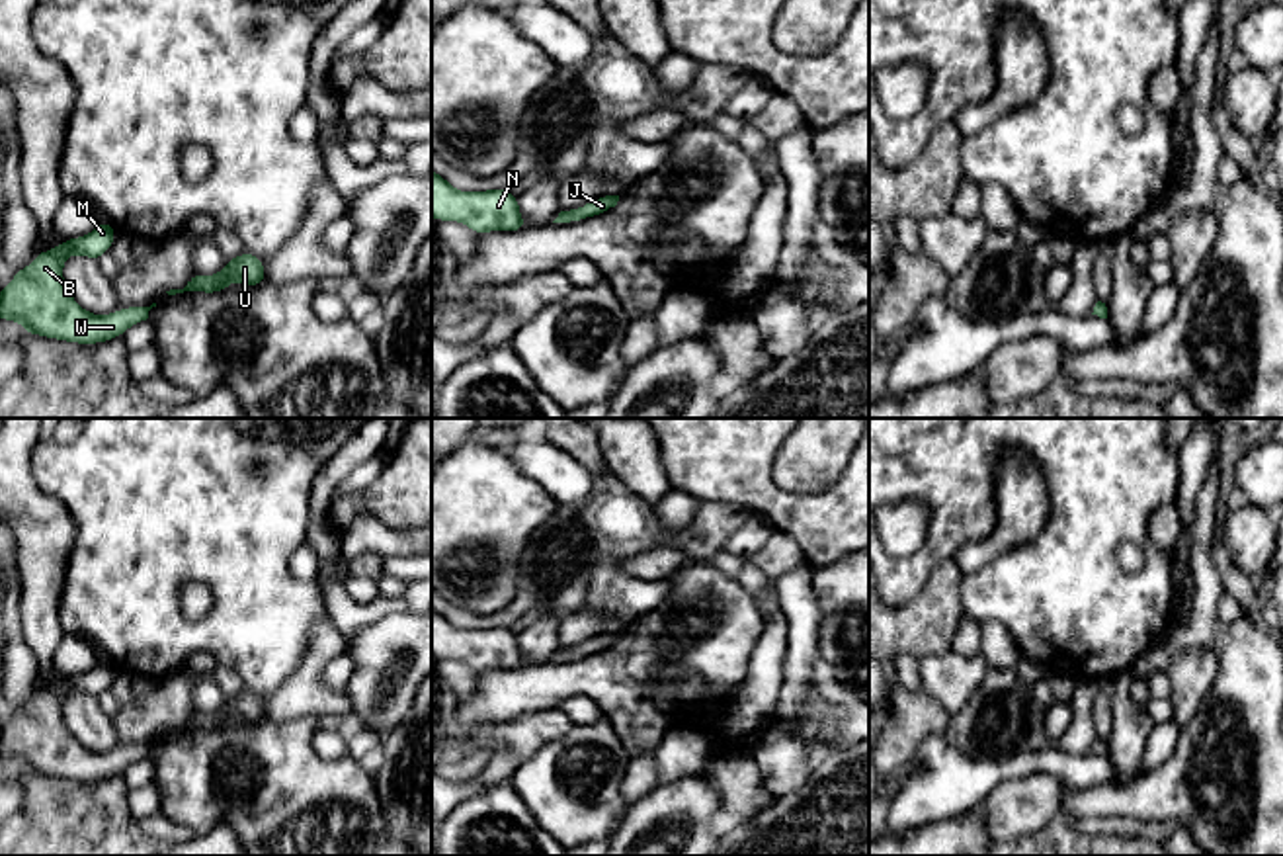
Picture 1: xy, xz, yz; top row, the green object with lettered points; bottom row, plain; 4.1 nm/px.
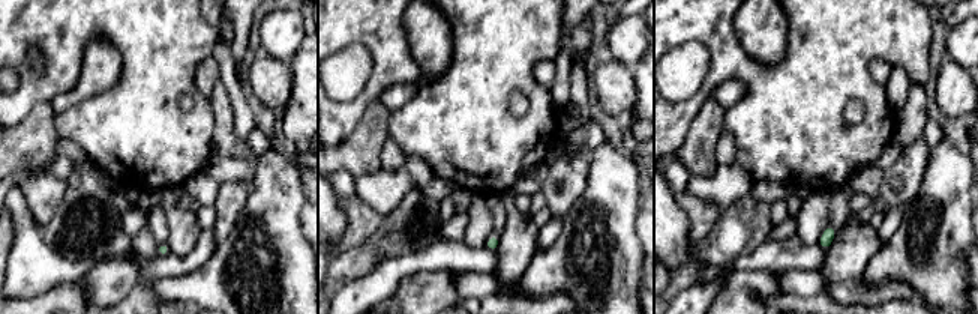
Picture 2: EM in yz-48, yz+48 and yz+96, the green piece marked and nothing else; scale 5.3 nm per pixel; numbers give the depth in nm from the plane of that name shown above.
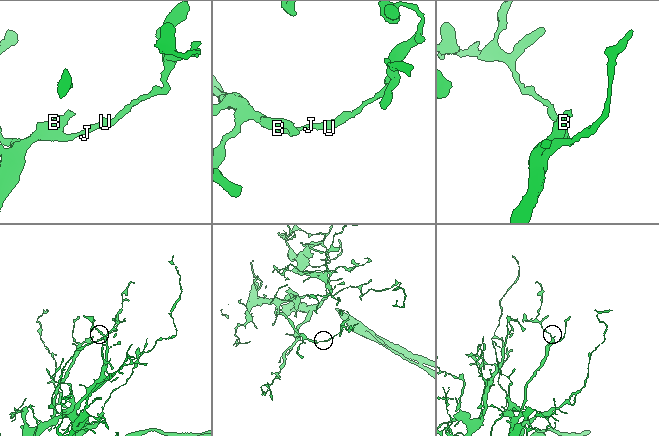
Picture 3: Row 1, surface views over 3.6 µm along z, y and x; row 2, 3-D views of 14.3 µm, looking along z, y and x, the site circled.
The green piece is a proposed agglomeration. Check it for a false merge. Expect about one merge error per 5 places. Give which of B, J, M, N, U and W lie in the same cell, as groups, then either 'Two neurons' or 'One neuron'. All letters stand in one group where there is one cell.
Groups: B J M N U W. One neuron

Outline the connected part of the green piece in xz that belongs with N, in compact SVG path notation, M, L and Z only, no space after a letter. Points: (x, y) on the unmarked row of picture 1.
M432 608L432 655L459 659L476 672L527 666L510 627L459 629Z

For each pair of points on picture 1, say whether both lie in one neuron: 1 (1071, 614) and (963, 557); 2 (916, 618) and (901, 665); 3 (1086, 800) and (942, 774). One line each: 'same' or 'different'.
1: different
2: different
3: different

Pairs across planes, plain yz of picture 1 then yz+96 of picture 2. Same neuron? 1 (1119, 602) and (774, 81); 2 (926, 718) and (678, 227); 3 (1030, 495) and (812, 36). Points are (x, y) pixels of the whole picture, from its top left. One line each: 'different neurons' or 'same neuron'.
1: same neuron
2: different neurons
3: different neurons

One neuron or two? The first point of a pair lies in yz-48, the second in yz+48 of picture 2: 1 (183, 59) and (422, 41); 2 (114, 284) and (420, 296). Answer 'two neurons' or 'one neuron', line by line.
1: two neurons
2: one neuron

